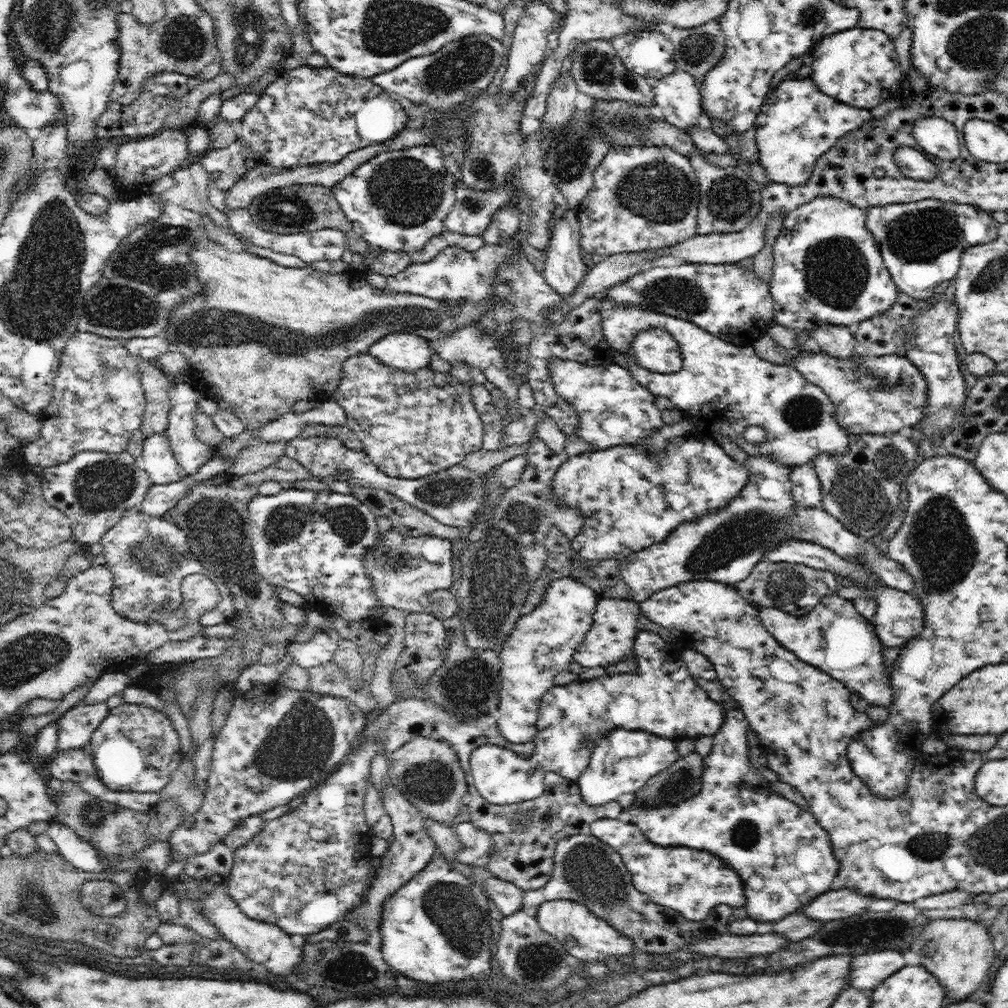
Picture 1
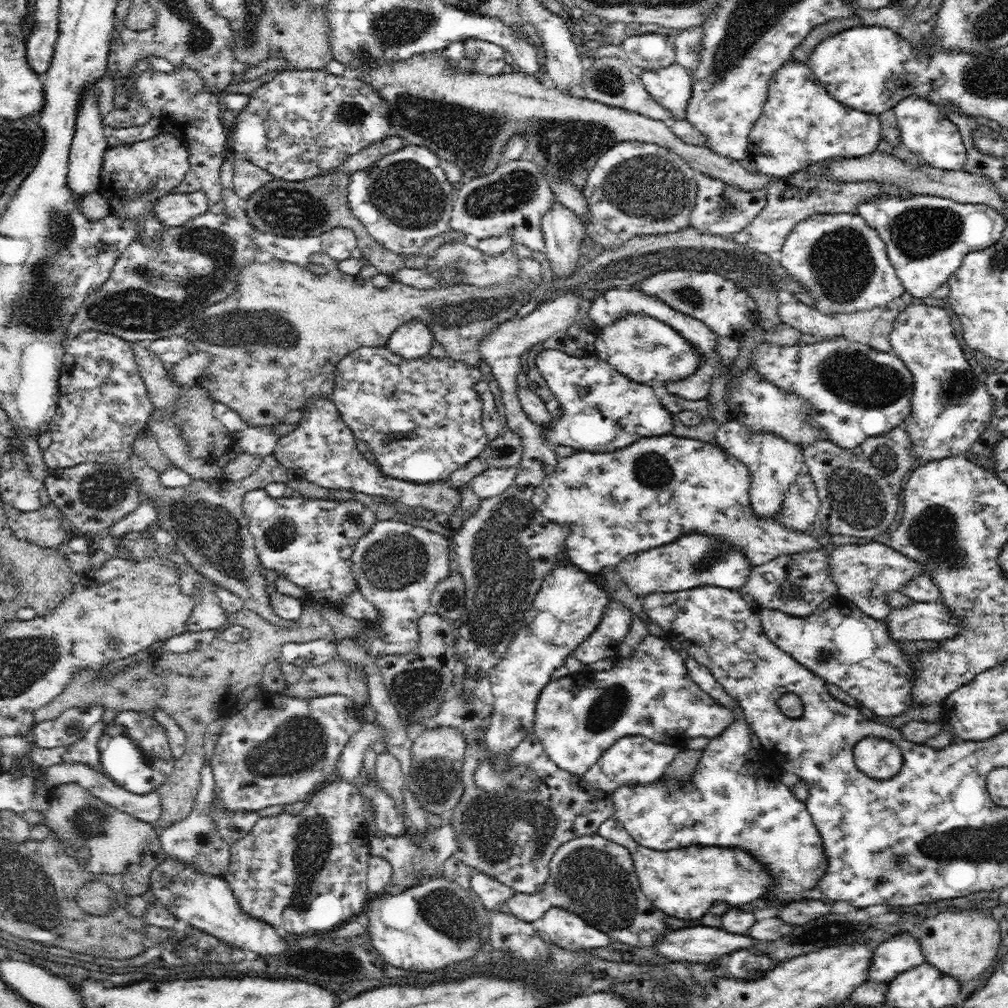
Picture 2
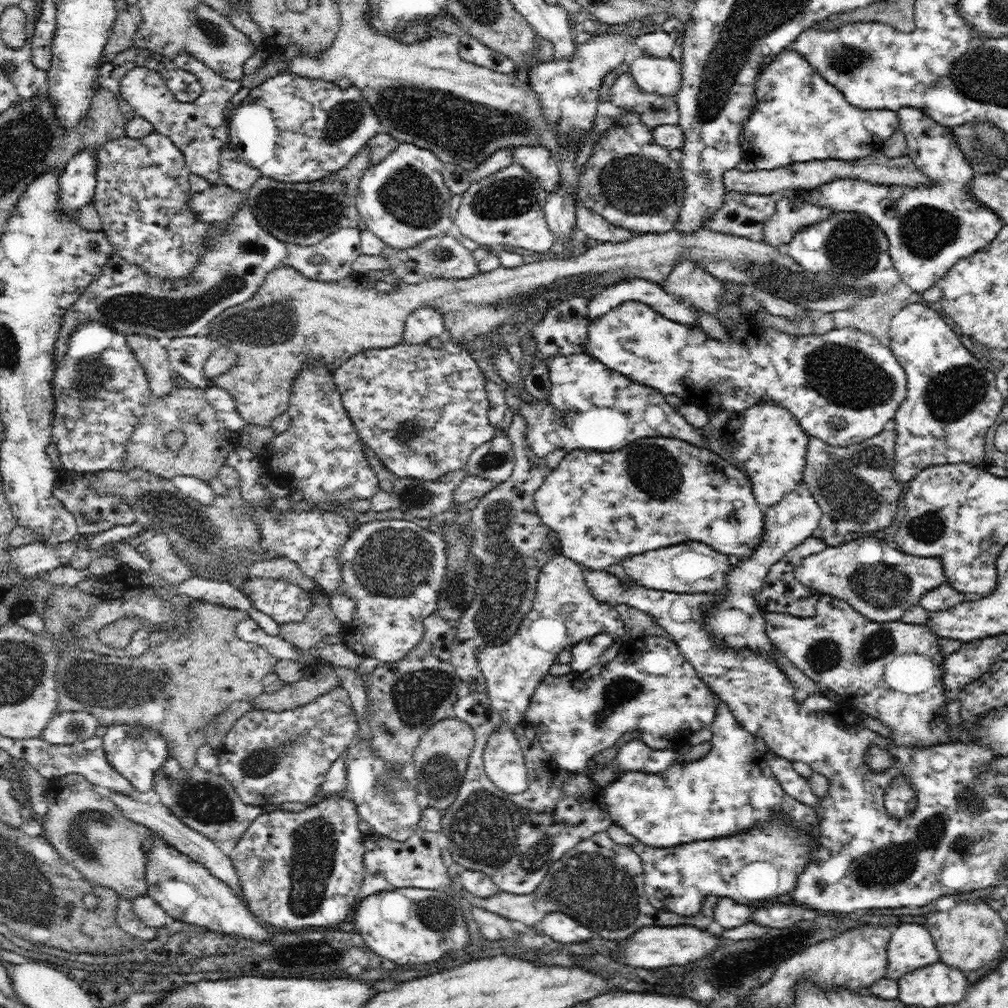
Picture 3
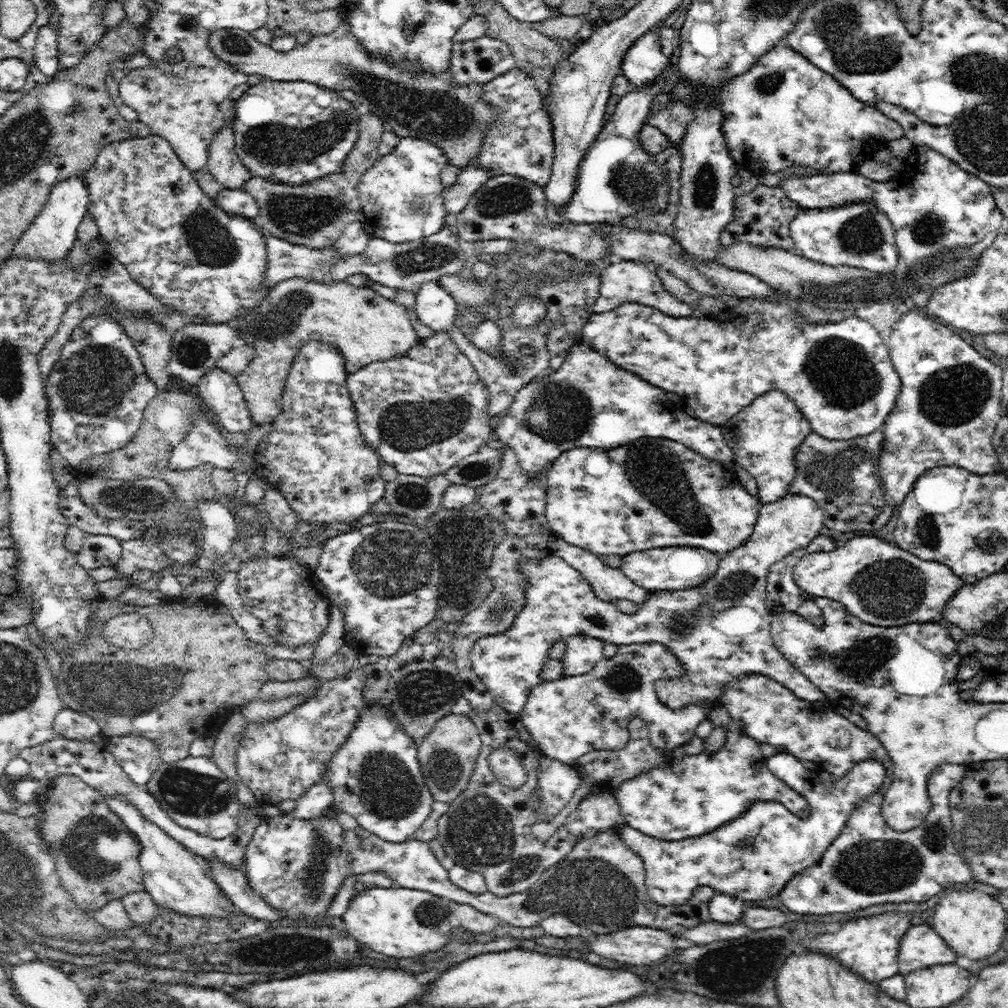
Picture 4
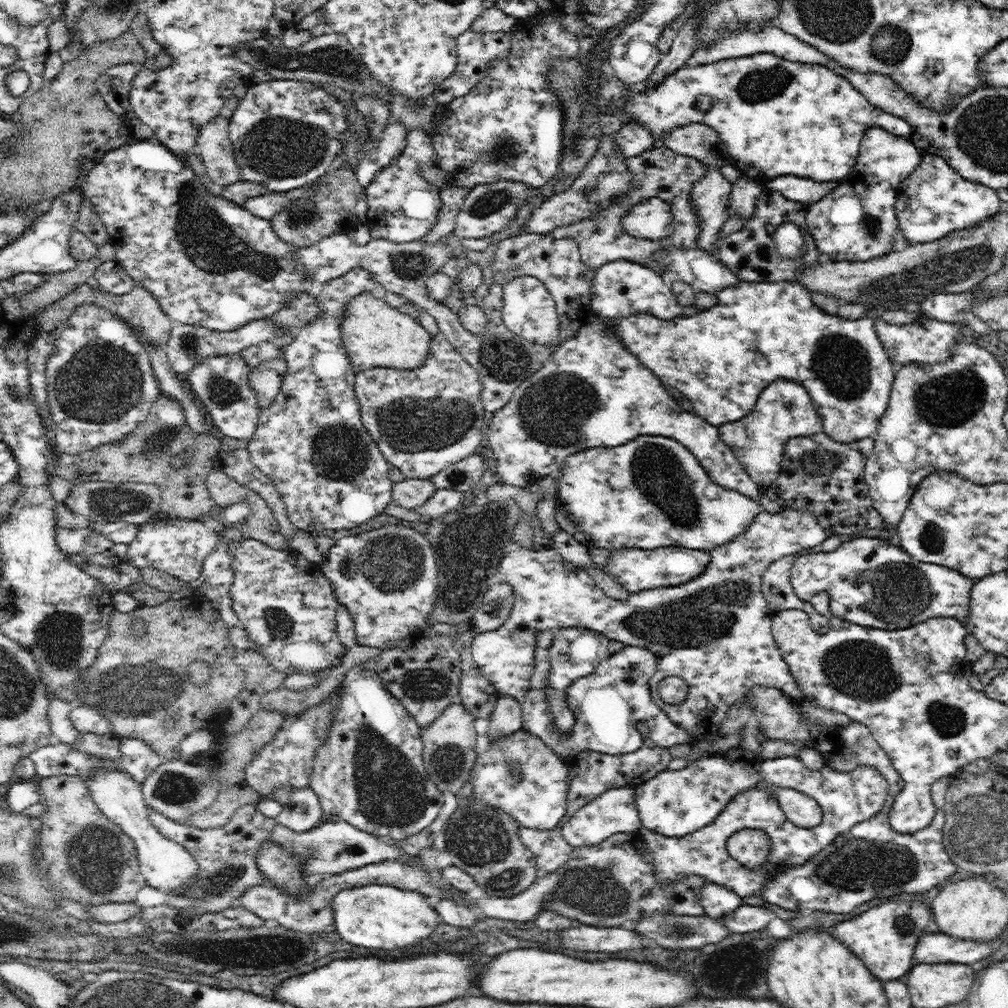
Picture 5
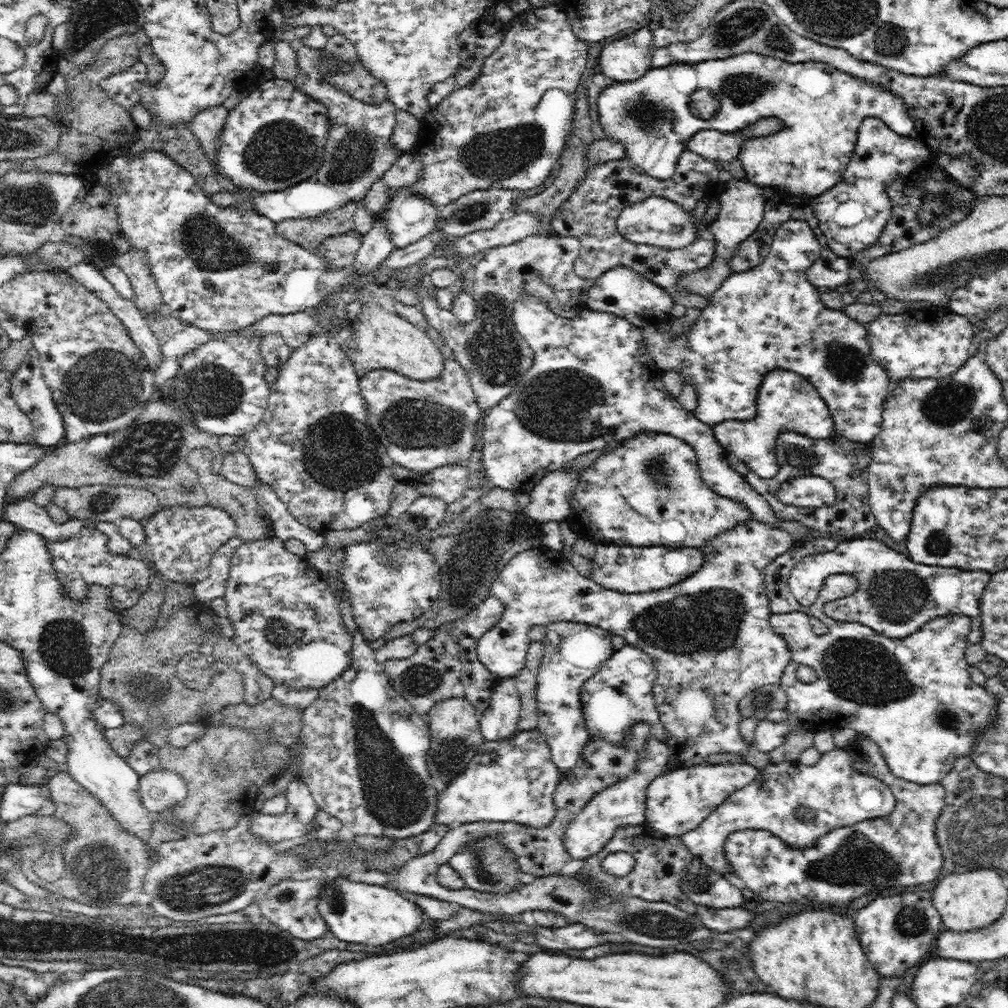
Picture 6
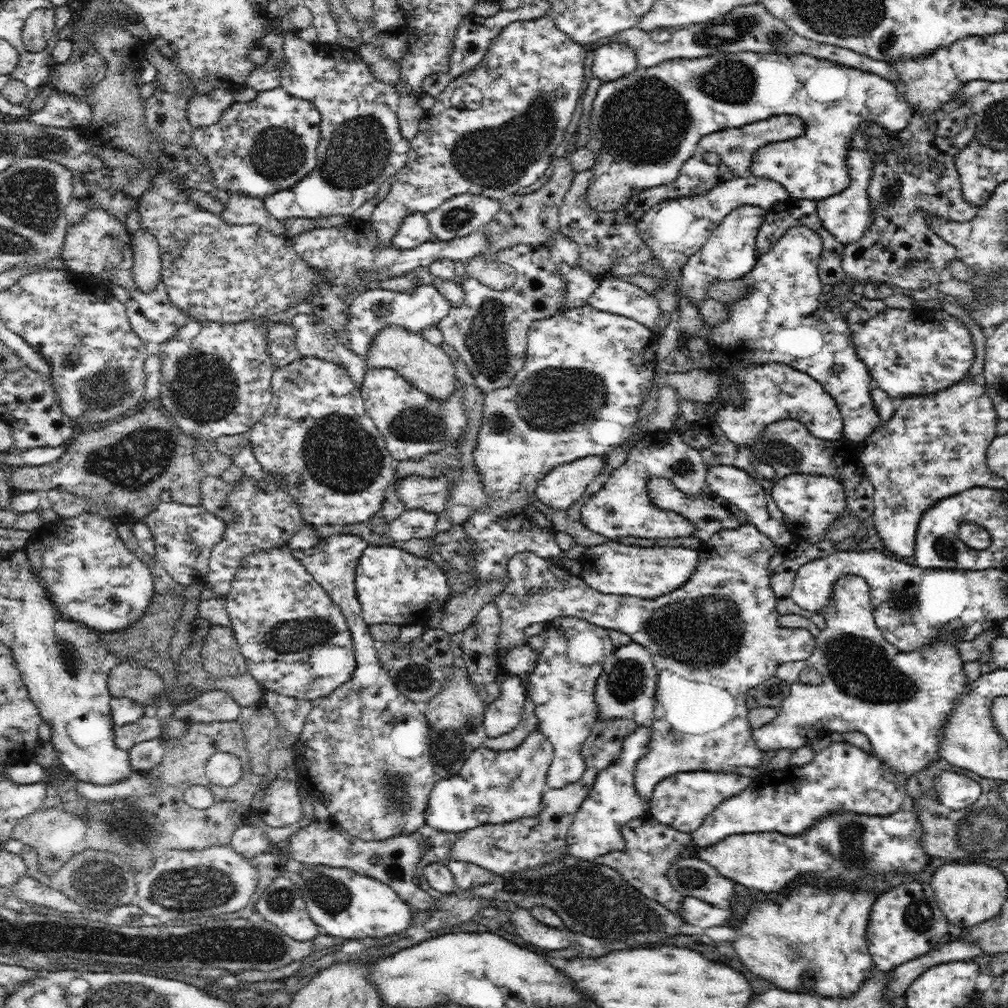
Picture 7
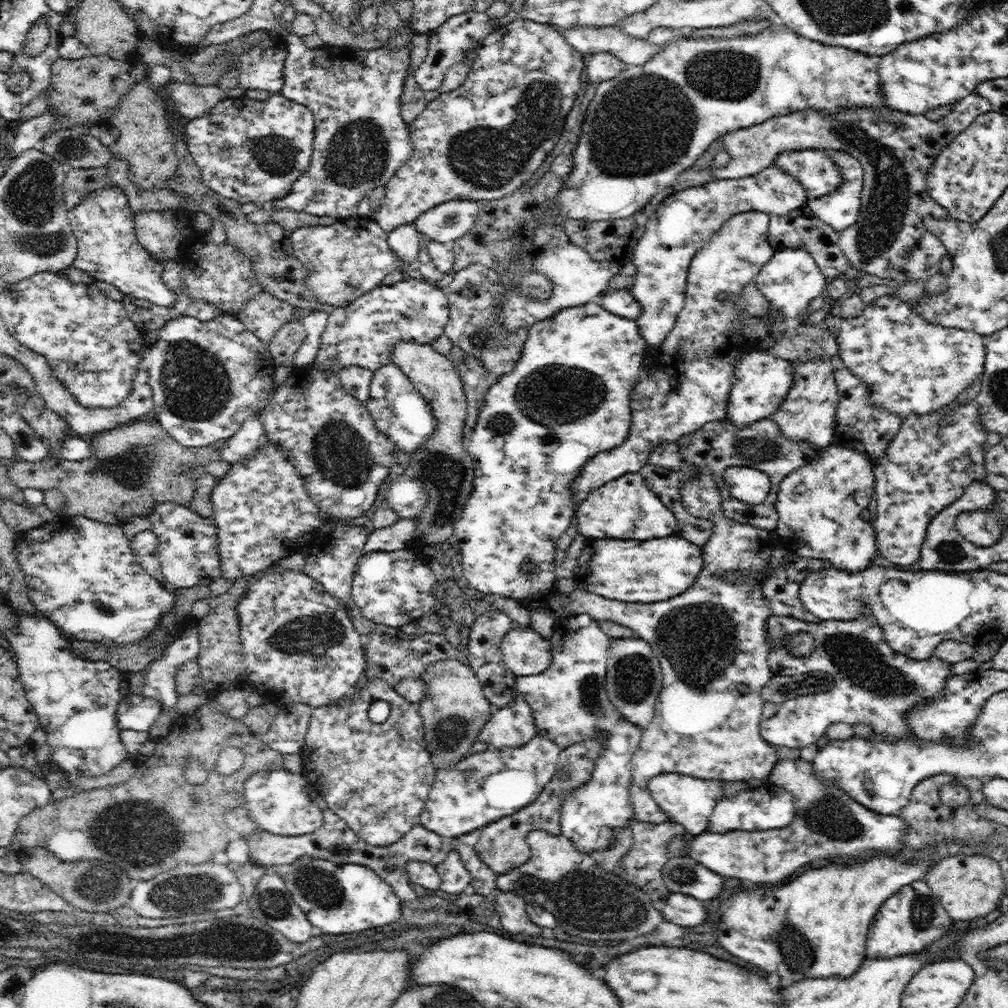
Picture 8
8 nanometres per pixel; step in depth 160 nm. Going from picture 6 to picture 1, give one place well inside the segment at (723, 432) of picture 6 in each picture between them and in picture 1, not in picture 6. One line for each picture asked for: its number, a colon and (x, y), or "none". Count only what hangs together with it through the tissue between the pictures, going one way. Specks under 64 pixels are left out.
1: (725, 546)
2: (774, 464)
3: (766, 438)
4: (765, 437)
5: (784, 409)

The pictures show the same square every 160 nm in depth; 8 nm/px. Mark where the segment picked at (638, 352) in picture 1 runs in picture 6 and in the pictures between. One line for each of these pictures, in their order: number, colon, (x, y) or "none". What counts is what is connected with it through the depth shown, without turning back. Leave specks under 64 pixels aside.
2: (647, 350)
3: (843, 386)
4: (840, 375)
5: (721, 359)
6: (771, 317)

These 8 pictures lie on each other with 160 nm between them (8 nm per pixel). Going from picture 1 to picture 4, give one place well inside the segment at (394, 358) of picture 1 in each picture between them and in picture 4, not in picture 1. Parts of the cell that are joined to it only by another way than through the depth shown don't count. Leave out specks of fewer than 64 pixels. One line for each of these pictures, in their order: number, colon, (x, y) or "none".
2: (413, 339)
3: (422, 324)
4: (435, 307)

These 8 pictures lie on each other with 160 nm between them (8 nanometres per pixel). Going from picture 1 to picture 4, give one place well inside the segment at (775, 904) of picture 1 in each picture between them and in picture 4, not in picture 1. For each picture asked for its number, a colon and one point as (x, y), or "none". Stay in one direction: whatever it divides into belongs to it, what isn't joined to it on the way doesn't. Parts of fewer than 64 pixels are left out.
2: (730, 803)
3: (724, 793)
4: (686, 797)

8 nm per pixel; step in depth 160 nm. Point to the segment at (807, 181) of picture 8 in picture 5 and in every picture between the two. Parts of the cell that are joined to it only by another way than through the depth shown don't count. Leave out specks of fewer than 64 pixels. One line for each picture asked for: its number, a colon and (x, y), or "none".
5: (777, 117)
6: (822, 107)
7: (643, 127)

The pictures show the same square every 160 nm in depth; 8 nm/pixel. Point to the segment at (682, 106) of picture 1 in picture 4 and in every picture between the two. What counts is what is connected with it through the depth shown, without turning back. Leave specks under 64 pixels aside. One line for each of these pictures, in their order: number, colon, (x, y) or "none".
2: (671, 87)
3: (654, 75)
4: (644, 62)

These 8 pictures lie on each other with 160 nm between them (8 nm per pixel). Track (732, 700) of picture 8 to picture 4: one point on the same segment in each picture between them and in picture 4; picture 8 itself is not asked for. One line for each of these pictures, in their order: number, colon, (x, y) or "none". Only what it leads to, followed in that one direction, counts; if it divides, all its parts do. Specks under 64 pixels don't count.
4: (721, 629)
5: (714, 632)
6: (710, 637)
7: (713, 640)

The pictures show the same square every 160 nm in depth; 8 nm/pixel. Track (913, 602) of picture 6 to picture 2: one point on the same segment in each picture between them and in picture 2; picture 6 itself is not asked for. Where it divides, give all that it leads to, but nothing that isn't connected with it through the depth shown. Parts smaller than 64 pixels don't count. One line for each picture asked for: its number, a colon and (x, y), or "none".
2: (864, 573)
3: (880, 582)
4: (876, 581)
5: (870, 582)

